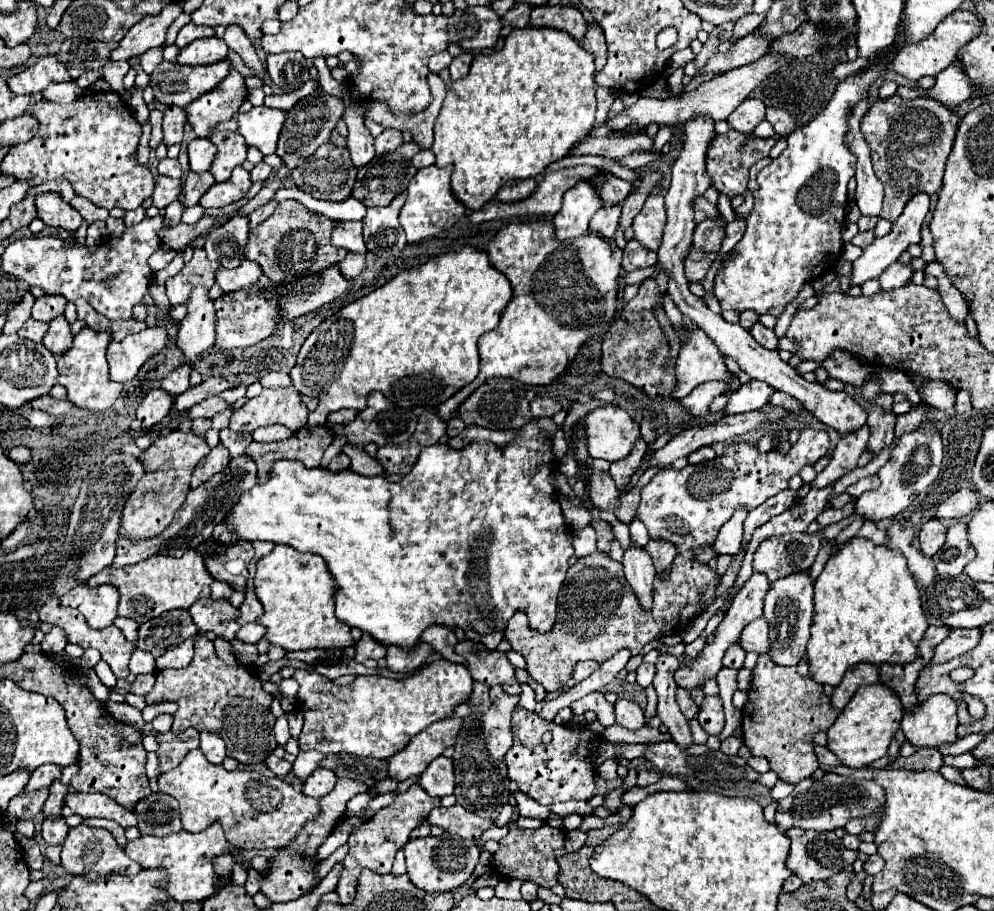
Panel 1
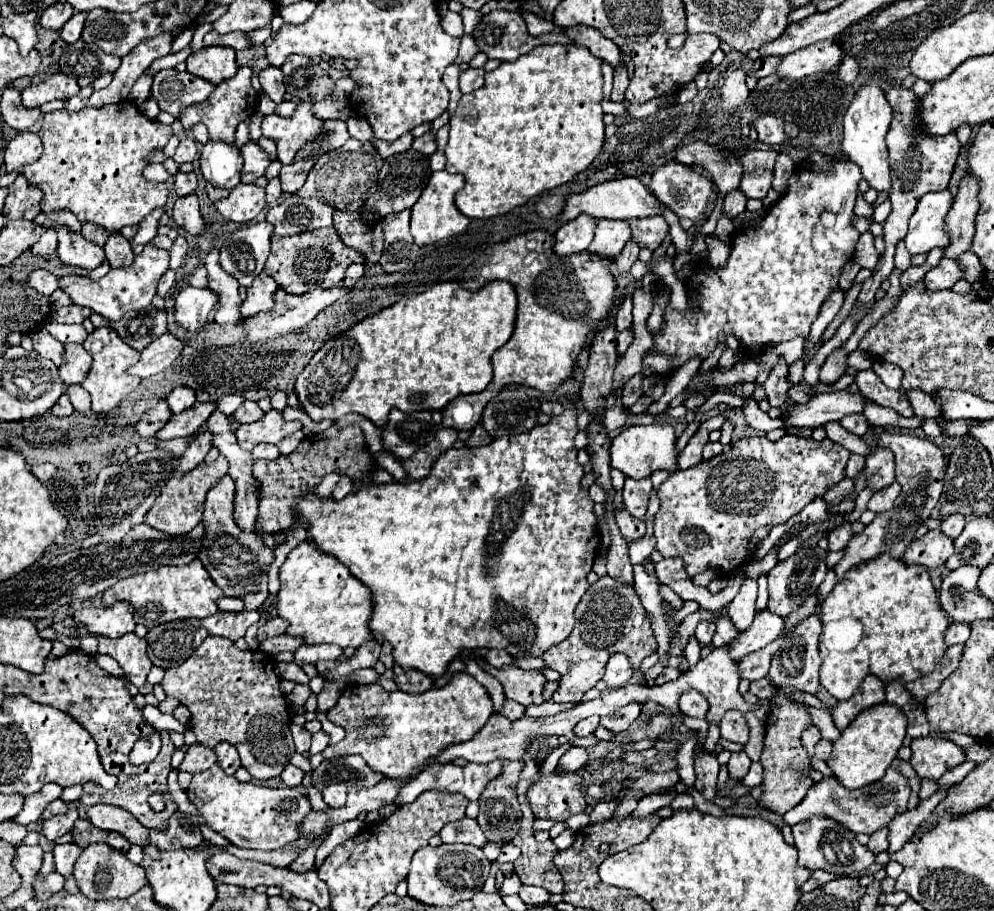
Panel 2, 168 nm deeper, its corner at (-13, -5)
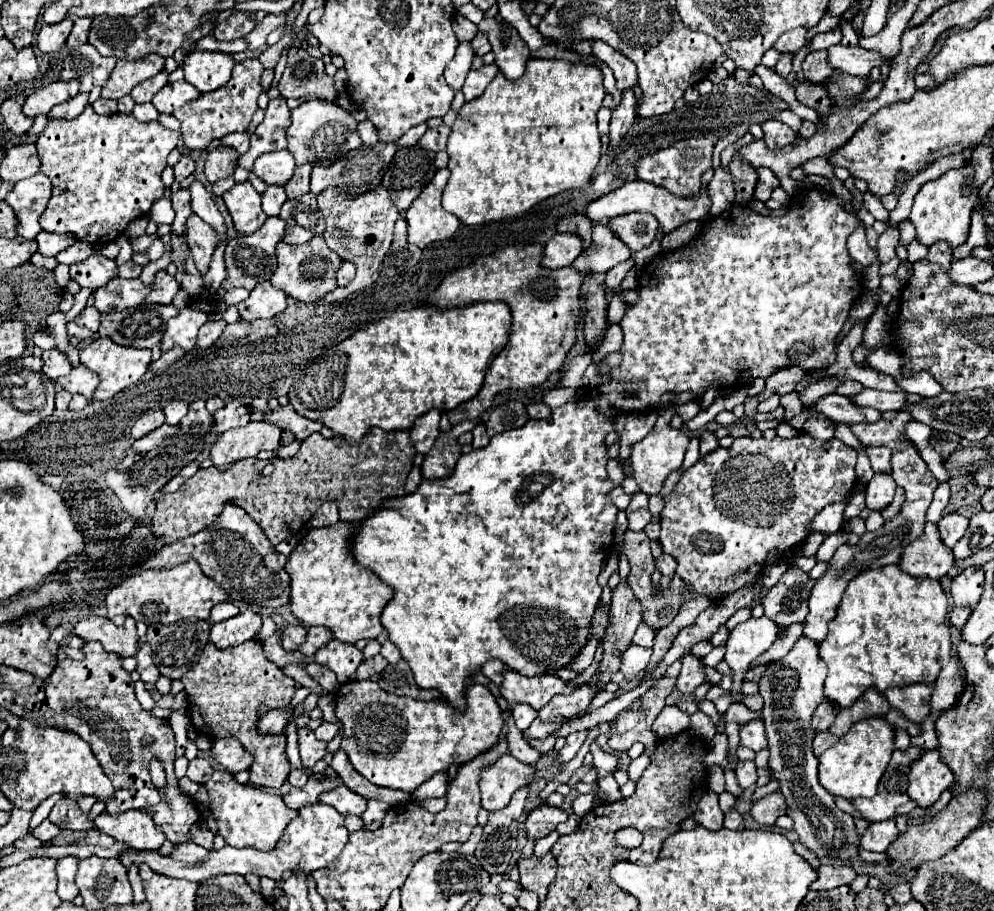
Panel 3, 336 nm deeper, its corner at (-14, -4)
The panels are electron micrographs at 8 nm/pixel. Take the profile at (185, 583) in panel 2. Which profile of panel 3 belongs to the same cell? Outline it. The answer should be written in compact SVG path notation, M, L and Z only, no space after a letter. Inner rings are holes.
M184 562L184 566L172 566L164 570L140 570L134 576L124 578L122 584L114 586L106 594L106 608L108 618L116 624L122 622L120 616L128 614L136 622L146 624L172 624L182 618L200 618L206 620L210 616L210 610L214 604L228 600L226 590L222 590L212 578L208 578L198 562Z

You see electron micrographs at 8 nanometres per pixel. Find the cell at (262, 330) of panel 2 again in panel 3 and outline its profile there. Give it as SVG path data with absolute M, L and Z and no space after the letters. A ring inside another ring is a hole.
M374 188L354 200L346 198L346 194L342 190L324 190L324 194L318 194L316 200L318 200L318 208L326 220L324 238L326 238L328 248L334 250L342 260L352 262L356 266L356 278L346 286L338 286L328 296L320 298L312 304L296 302L296 306L320 306L320 304L342 302L346 296L351 296L362 291L362 288L374 284L380 274L382 260L392 242L394 222L400 218L400 212L392 204L392 200L384 188Z

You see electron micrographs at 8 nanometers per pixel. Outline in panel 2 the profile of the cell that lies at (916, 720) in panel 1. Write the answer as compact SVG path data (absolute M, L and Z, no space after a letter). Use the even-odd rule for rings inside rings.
M913 739L911 743L911 765L919 779L939 781L943 773L965 761L963 749L945 739Z

